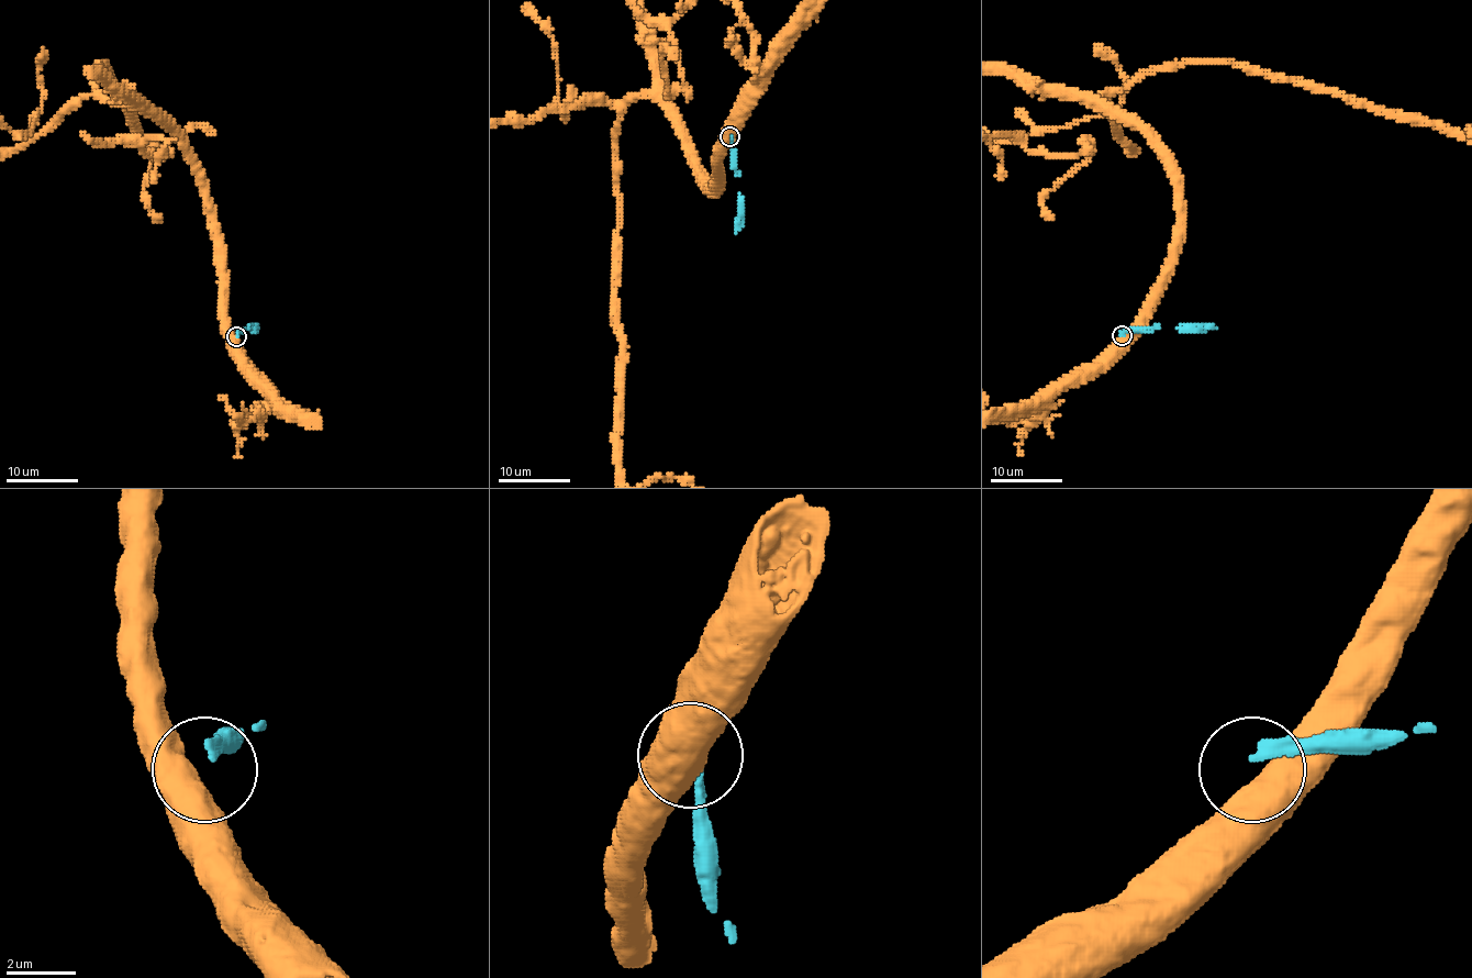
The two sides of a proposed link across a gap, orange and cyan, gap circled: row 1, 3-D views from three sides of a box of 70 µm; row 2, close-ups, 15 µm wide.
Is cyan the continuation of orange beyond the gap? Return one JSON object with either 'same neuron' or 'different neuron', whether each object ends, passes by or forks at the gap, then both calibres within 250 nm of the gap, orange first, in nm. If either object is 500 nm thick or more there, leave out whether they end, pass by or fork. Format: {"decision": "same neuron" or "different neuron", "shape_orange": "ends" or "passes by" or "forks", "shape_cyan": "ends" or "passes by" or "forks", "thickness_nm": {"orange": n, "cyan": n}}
{"decision": "different neuron", "thickness_nm": {"orange": 700, "cyan": 260}}

